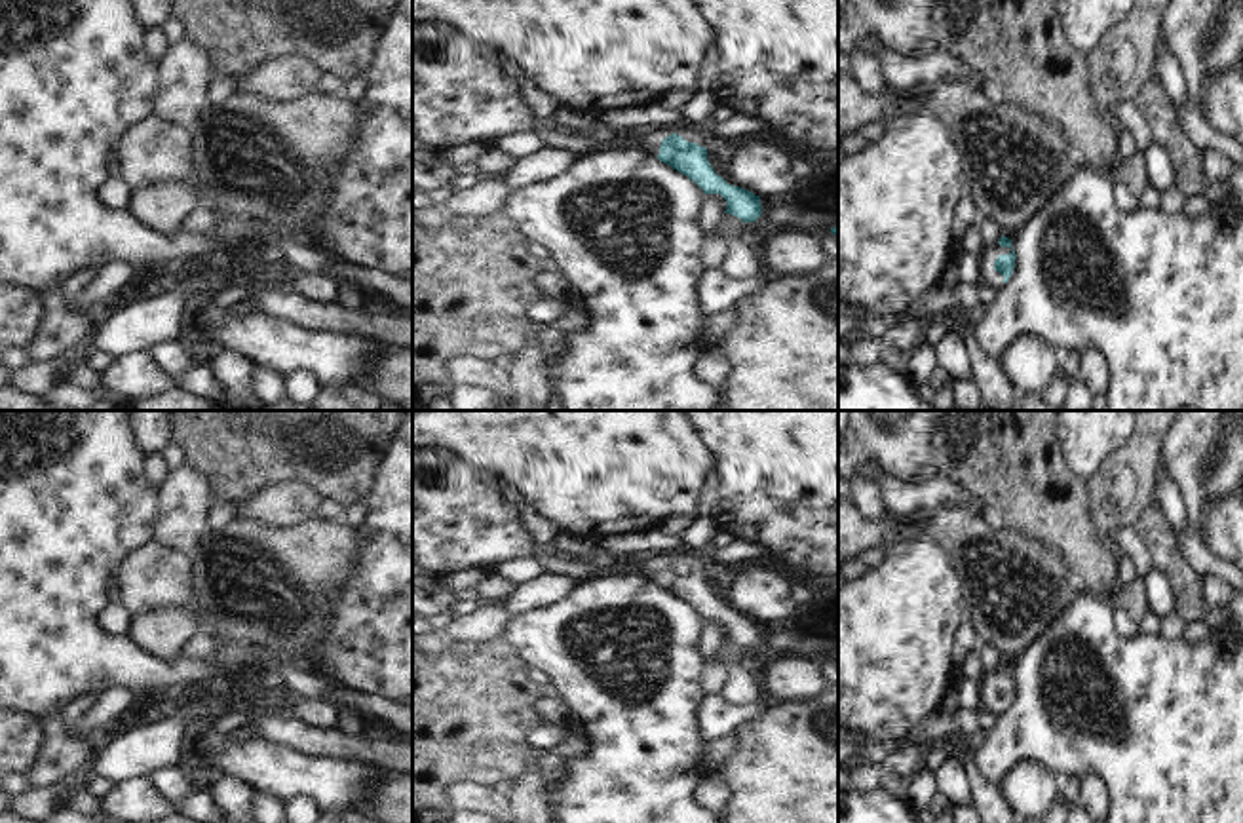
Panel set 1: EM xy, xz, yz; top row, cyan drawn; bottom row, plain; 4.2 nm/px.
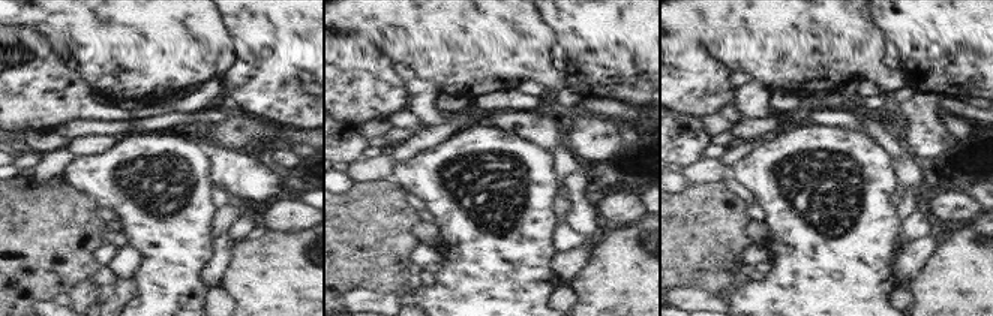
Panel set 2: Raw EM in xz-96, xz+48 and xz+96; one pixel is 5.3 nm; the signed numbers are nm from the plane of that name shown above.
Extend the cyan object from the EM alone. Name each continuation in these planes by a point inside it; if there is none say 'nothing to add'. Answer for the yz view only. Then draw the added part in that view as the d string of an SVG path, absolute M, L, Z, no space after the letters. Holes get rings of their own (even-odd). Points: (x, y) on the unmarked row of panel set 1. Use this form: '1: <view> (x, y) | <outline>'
1: yz (991, 677) | M985 669L979 684L981 684L981 707L992 707L1004 711L1004 701L994 696L994 686L1000 680L1009 680L1011 673L1002 673L998 669Z

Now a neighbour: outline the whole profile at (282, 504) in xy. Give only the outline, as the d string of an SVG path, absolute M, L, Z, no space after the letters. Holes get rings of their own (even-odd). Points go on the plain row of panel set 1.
M302 479L266 483L243 504L241 515L274 528L289 528L314 517L319 492Z

